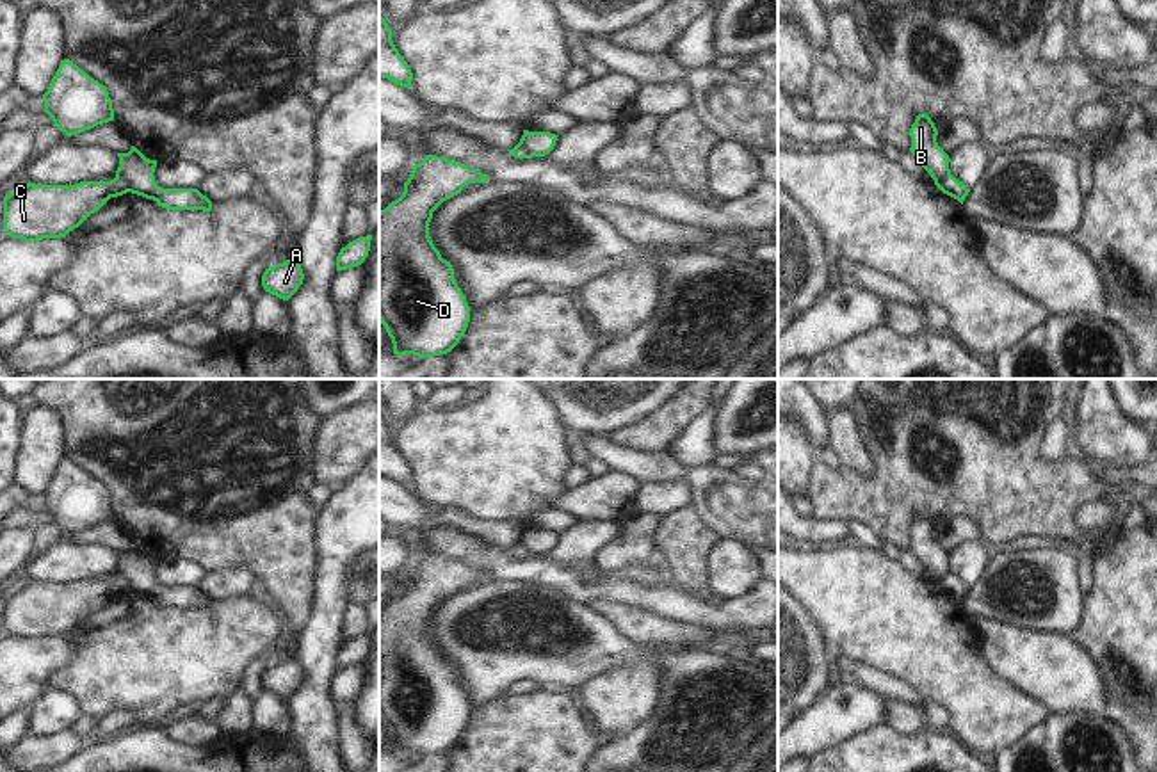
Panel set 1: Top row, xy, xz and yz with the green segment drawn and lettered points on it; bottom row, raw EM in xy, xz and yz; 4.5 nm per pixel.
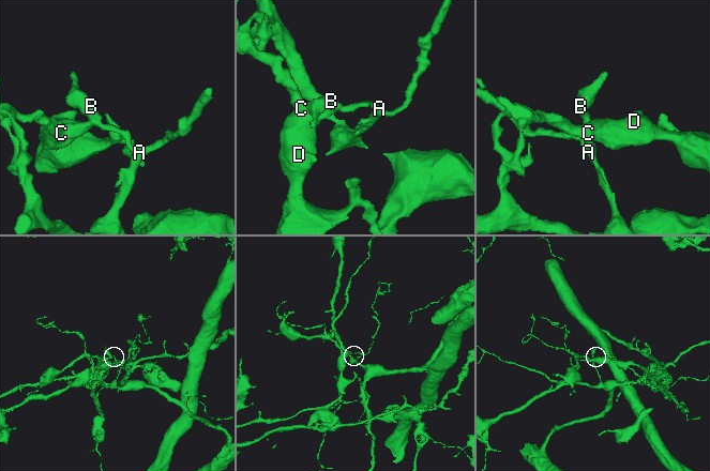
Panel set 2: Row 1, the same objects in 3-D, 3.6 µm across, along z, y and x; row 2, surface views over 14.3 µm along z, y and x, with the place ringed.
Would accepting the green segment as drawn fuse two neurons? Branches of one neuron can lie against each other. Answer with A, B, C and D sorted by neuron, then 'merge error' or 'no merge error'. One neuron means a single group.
A B / C D; merge error

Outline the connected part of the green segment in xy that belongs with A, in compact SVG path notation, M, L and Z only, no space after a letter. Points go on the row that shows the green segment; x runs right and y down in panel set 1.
M292 258L265 269L262 286L265 292L288 301L303 285L304 274L301 265Z

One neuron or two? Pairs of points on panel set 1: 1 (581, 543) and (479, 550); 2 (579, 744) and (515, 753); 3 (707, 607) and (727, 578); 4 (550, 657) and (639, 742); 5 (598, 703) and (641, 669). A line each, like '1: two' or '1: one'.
1: two
2: one
3: two
4: one
5: one

